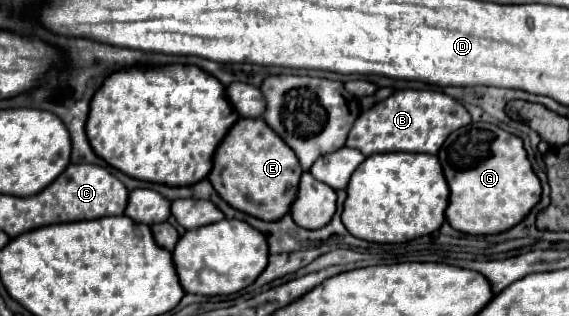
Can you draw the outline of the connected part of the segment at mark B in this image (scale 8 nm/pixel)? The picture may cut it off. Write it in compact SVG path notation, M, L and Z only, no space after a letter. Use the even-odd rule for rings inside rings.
M399 89L393 95L389 95L385 101L375 103L371 109L363 111L357 117L345 145L359 149L365 157L373 153L389 153L389 151L435 155L449 133L469 123L471 123L471 117L467 109L457 99L445 93Z

